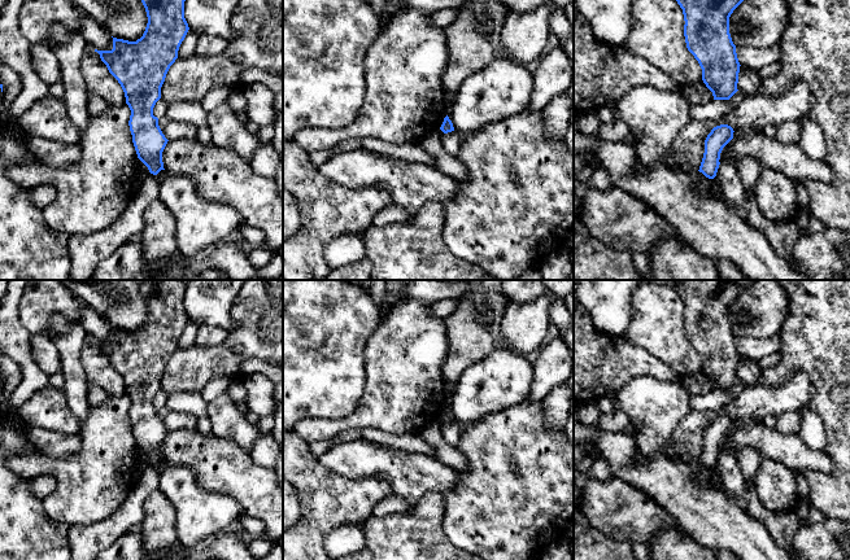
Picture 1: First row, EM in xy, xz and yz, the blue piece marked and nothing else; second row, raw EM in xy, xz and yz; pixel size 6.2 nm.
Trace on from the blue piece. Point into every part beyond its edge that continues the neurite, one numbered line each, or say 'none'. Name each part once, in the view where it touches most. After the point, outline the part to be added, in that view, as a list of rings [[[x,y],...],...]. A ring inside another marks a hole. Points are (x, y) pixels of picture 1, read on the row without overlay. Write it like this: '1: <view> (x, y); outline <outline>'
none

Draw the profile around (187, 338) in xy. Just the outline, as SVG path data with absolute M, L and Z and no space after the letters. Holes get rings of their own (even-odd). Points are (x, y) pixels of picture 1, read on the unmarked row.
M189 319L184 331L179 337L178 347L187 349L192 346L196 342L197 331L199 331L199 325Z

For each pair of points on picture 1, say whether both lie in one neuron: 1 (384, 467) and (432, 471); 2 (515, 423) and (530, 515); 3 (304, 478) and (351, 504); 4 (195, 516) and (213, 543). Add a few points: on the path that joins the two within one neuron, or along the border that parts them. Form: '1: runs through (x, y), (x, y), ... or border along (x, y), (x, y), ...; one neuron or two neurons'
1: runs through (396, 468), (421, 471); one neuron
2: runs through (515, 446), (515, 459), (524, 475), (524, 491); one neuron
3: runs through (315, 486), (330, 501), (339, 502); one neuron
4: border along (225, 529), (210, 536), (200, 546); two neurons

